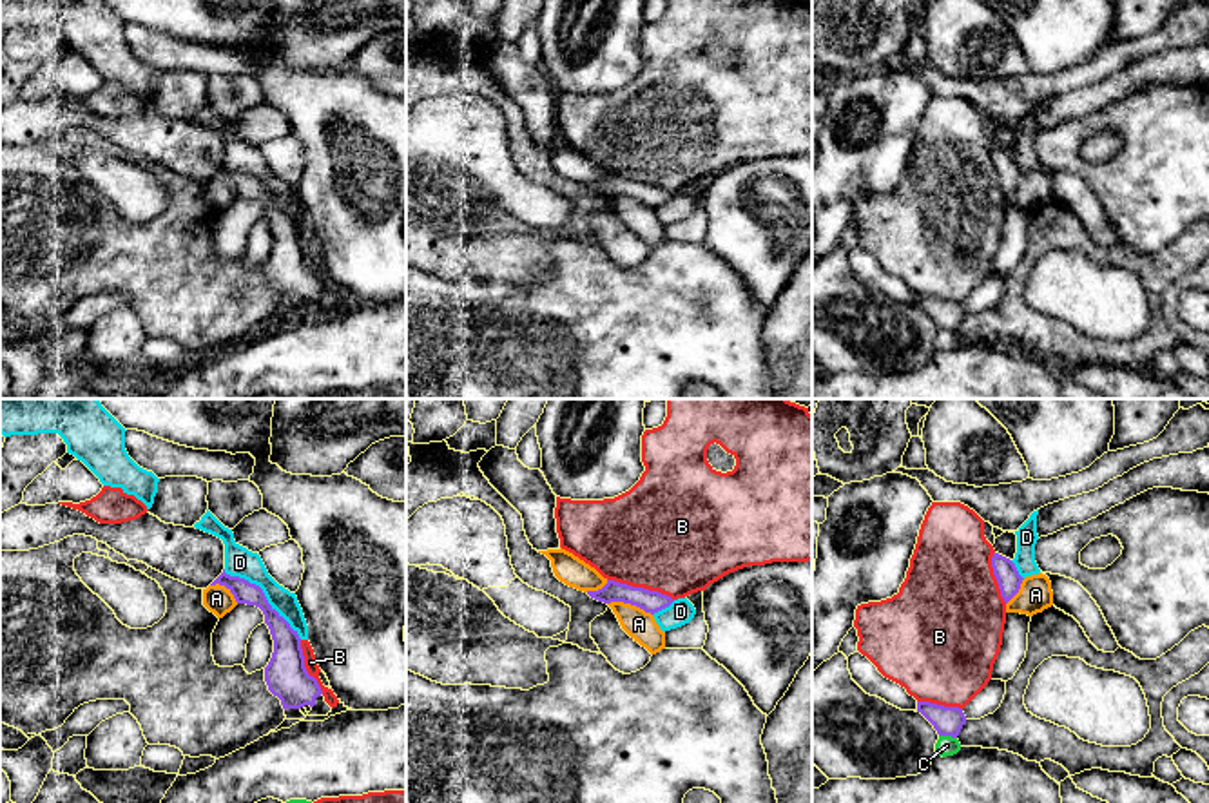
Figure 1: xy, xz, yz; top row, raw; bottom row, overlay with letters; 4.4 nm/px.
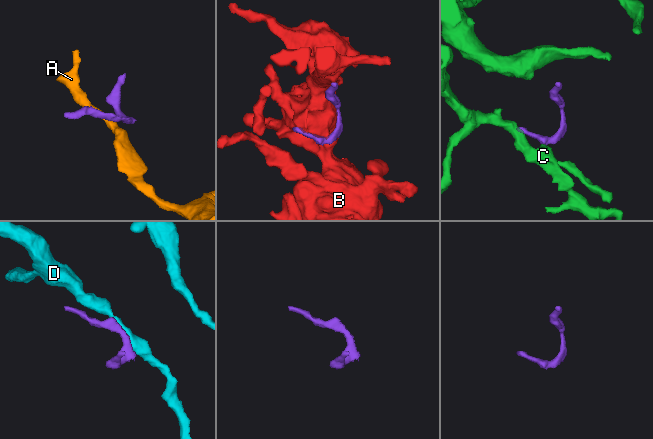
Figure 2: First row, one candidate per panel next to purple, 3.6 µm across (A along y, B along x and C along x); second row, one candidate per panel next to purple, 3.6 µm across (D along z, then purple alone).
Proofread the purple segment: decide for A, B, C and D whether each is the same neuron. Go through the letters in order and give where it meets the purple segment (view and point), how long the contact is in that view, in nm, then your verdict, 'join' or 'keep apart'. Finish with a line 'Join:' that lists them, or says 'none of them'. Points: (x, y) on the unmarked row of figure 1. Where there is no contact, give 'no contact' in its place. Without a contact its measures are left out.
A: meets purple in xz at (629, 196); contact 200 nm long; keep apart
B: meets purple in xz at (640, 182); contact 320 nm long; keep apart
C: meets purple in yz at (948, 328); contact 80 nm long; keep apart
D: meets purple in xy at (263, 189); contact 460 nm long; keep apart
Join: none of them

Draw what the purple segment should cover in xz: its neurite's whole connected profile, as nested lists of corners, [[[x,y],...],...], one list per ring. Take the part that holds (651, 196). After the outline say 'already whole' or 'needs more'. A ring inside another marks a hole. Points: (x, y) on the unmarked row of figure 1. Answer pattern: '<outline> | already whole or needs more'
[[[607,174],[607,178],[602,183],[587,185],[587,189],[604,198],[611,198],[611,196],[631,198],[651,208],[669,201],[674,196],[671,190],[662,189],[658,185],[633,181],[614,174]]] | already whole

